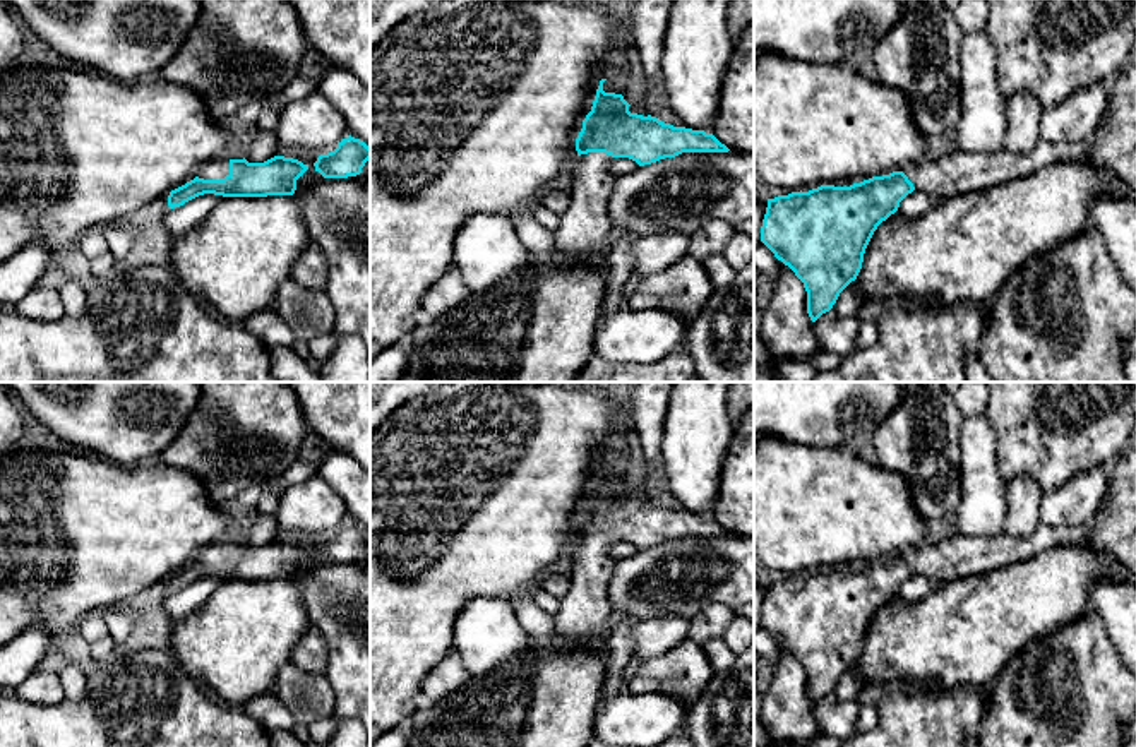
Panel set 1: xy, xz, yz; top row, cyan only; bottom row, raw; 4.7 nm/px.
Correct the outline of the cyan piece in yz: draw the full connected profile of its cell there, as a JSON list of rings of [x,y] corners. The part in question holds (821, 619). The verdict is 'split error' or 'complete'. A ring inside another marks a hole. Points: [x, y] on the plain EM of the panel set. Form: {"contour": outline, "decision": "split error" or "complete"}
{"contour": [[[1098,512],[1078,528],[1050,528],[1042,523],[1025,538],[1004,531],[992,538],[954,535],[936,545],[922,543],[903,555],[872,560],[850,571],[821,569],[809,576],[778,579],[768,583],[761,625],[804,666],[807,697],[816,706],[833,692],[840,677],[857,663],[865,632],[877,610],[894,598],[900,586],[915,572],[924,574],[934,588],[968,576],[994,572],[1013,562],[1033,559],[1054,547],[1085,541],[1095,529],[1097,519]]], "decision": "split error"}

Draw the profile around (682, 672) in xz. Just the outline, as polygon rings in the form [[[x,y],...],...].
[[[685,639],[670,651],[643,661],[629,682],[629,692],[663,692],[677,697],[689,709],[713,675],[714,668],[703,646]]]

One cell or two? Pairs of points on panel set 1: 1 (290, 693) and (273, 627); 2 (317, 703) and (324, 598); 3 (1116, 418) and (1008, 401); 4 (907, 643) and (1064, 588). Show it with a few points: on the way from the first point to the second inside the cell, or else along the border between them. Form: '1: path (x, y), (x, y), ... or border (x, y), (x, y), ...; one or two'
1: border (290, 660), (281, 669), (273, 689); two
2: border (326, 674), (333, 689), (333, 711), (326, 717); two
3: path (1088, 427), (1080, 436), (1049, 436), (1035, 424); one
4: path (946, 639), (1025, 600); one

